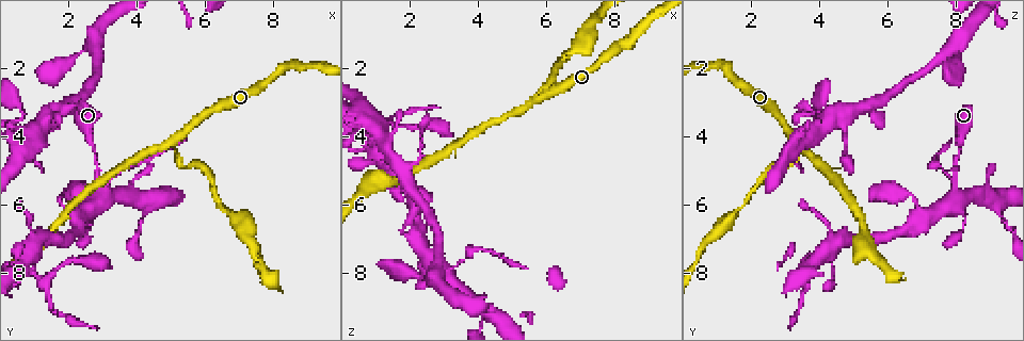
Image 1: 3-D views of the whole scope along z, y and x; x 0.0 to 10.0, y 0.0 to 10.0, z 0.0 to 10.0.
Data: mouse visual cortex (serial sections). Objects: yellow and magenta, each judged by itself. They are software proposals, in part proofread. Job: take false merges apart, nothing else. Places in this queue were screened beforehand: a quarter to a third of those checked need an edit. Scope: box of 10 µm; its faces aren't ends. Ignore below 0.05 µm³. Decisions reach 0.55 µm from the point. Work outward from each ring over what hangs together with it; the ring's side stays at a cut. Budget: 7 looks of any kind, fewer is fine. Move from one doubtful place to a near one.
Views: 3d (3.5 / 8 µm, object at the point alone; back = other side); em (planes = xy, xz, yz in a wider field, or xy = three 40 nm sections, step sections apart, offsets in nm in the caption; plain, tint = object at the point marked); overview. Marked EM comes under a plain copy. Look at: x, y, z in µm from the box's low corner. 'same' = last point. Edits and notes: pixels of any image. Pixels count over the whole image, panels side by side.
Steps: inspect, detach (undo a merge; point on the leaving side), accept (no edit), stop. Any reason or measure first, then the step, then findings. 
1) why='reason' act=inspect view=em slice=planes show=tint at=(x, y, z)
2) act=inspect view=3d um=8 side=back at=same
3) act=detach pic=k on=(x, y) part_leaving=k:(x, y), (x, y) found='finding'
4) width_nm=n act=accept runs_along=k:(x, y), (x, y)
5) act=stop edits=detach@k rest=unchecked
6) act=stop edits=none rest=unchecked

why='small branch off a trunk' act=inspect view=3d um=3.5 at=(3.05, 5.80, 8.00)

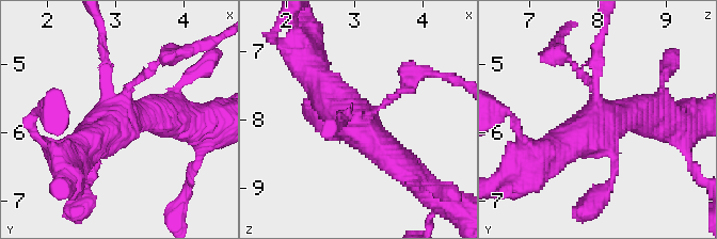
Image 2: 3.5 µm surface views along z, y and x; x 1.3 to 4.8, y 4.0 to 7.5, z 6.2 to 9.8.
act=inspect view=em slice=xy step=2 show=tint at=(3.00, 5.70, 7.95)

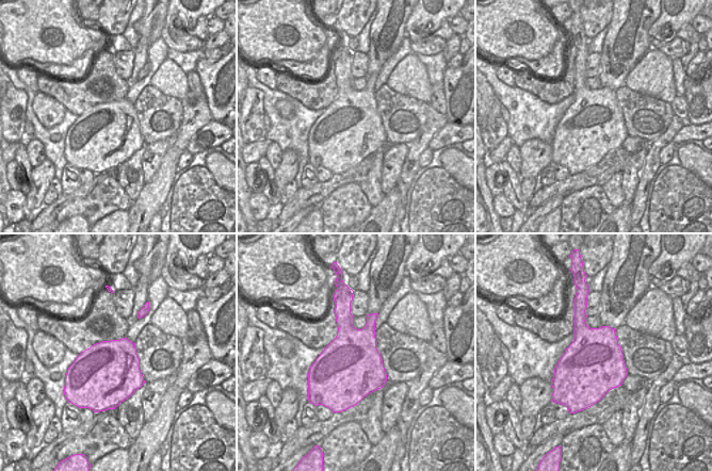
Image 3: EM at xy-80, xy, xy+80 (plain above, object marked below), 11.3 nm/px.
act=accept runs_along=2:(601, 46), (595, 125), (557, 150) found='one cell here'

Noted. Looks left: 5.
why='abrupt turn' act=inspect view=3d um=3.5 at=(4.40, 5.90, 9.20)

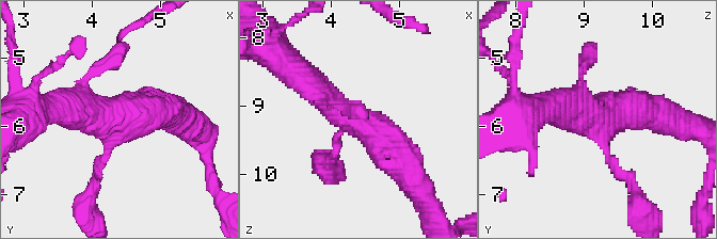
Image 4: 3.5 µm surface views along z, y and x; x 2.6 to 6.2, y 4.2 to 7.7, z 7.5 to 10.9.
arms=3 arm_widths_nm=100,450,600 why='now the EM' act=inspect view=em slice=xy step=3 show=tint at=(4.35, 5.95, 9.20)

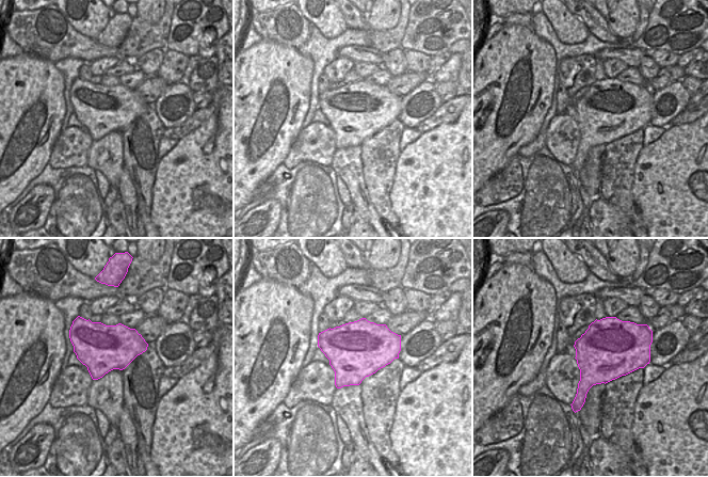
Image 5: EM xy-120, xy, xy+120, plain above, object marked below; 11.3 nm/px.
act=accept runs_along=4:(299, 74), (384, 140), (407, 166) found='one cell here'

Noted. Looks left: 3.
why='three arms meet' act=inspect view=3d um=3.5 at=(5.05, 4.15, 3.40)

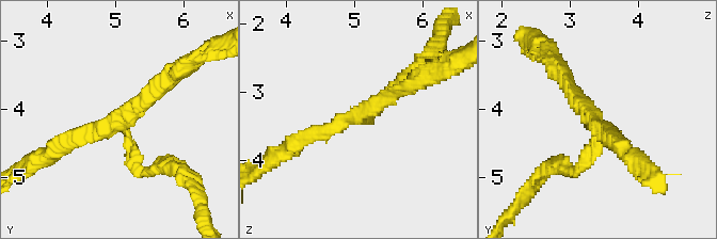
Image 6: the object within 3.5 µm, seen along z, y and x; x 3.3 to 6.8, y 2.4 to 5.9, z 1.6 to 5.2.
arms=3 arm_widths_nm=150,200,200 why='need the tissue' act=inspect view=em slice=planes show=tint at=(5.05, 4.15, 3.40)

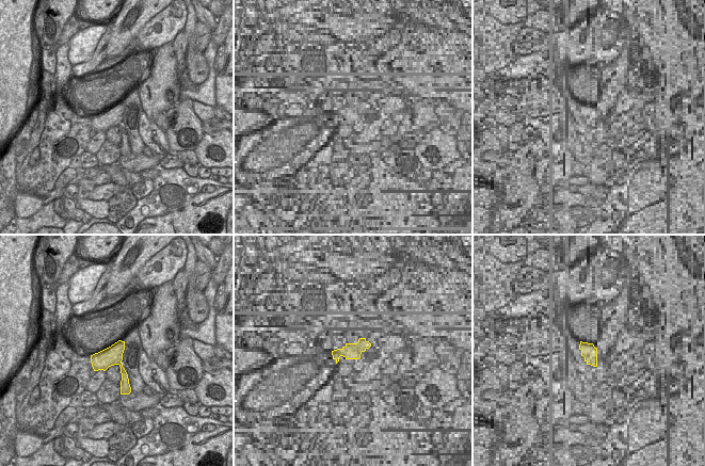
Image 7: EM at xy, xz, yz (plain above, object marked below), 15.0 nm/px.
act=detach pic=6 on=(137, 165) part_leaving=6:(127, 139), (137, 165), (186, 178) found='a second cell is stuck on'

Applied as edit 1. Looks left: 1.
act=stop edits=detach@6 rest=unchecked

